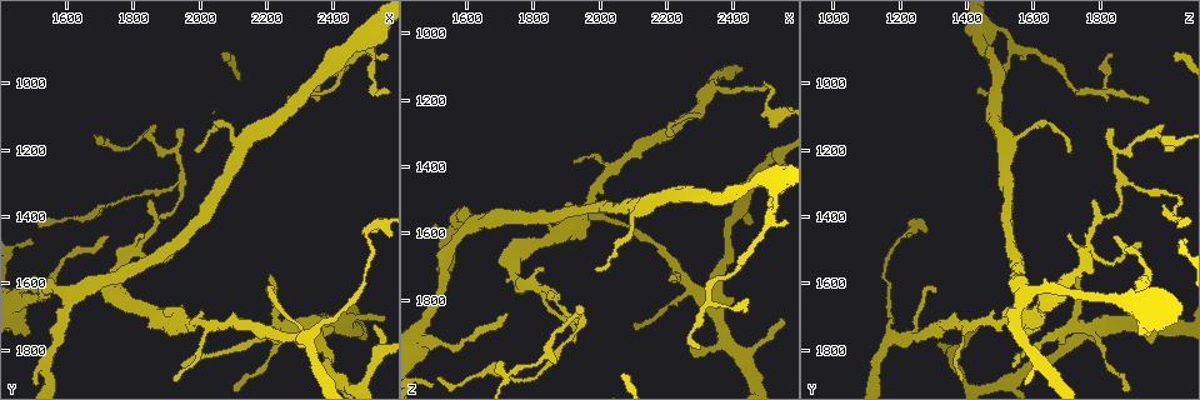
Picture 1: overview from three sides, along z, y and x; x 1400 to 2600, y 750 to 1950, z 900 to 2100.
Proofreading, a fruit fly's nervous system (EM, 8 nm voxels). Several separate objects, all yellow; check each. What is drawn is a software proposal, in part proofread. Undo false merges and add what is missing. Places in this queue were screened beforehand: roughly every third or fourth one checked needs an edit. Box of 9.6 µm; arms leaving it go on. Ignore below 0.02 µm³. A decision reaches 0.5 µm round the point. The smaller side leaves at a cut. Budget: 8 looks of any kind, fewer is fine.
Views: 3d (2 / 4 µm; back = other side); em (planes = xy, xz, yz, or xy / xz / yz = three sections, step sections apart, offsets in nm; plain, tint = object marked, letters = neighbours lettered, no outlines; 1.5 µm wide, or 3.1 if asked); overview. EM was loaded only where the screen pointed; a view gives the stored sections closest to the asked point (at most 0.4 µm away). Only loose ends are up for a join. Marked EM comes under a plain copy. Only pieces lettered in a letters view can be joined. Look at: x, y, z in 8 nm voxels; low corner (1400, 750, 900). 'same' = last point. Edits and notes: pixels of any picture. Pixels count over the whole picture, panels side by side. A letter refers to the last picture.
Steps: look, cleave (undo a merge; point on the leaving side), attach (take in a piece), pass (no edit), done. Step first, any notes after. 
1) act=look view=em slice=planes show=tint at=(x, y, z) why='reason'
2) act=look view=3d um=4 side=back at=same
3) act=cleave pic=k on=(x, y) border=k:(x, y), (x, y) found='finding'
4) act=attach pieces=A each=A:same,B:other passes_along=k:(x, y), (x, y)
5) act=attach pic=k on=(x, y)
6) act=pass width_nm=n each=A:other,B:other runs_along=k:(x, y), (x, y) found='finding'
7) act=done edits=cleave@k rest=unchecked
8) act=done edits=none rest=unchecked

act=look view=3d um=4 at=(2430, 920, 1840) why='branch stops here'

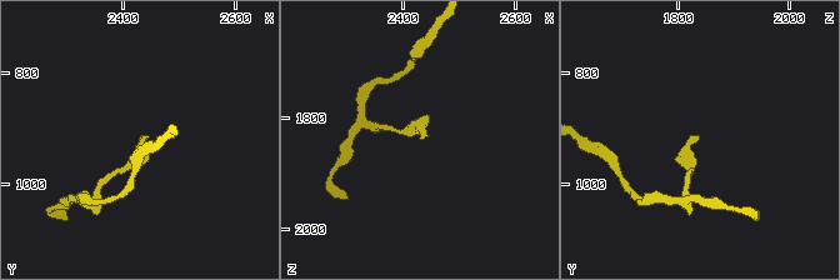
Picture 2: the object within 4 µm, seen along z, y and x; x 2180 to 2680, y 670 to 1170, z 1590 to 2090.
act=look view=em slice=xz step=8 show=tint at=(2435, 915, 1845) why='shape alone is not enough'

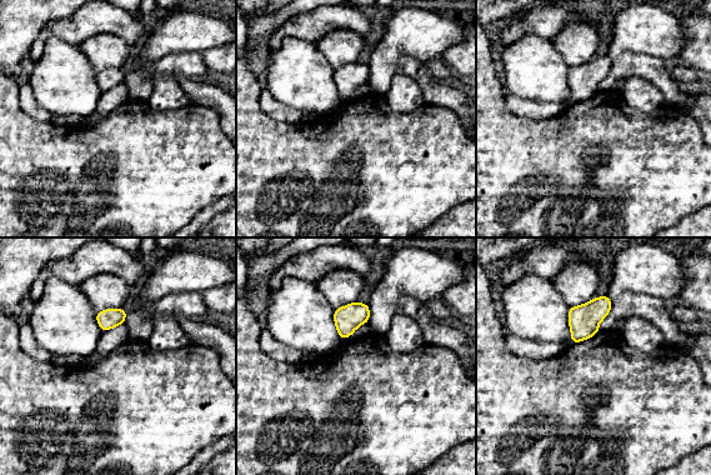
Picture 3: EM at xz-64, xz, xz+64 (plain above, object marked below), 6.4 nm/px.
act=look view=em slice=planes show=letters at=same

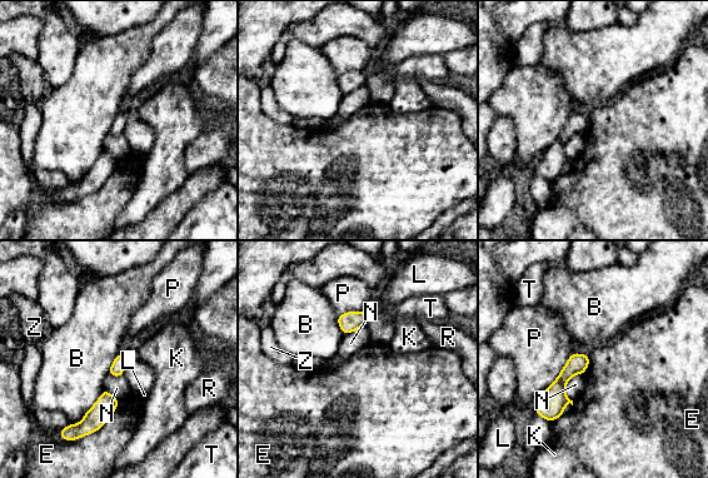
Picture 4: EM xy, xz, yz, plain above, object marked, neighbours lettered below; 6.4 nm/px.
act=pass longest_contact=E:340nm each=B:other,E:other,K:other,L:other,N:other,P:other,R:other,T:other,Z:other border=4:(118, 399), (109, 418), (83, 437) found='none of them fits'

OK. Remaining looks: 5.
act=look view=em slice=yz step=8 show=tint at=(2300, 1060, 1950) why='thin end'

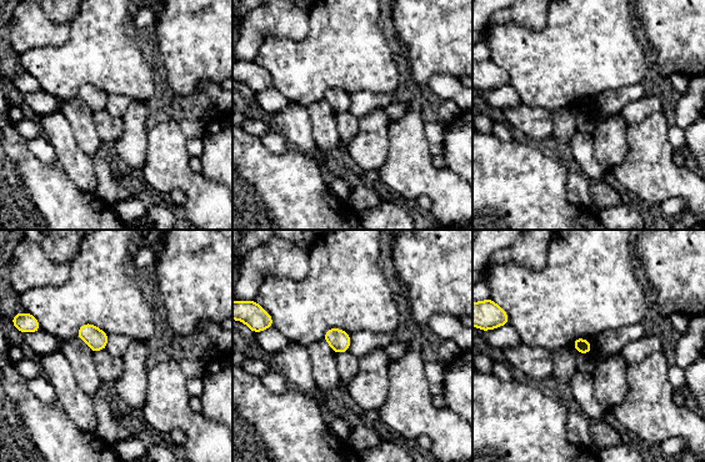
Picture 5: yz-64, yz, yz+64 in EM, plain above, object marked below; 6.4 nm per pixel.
act=look view=em slice=planes show=letters at=same why='another direction'

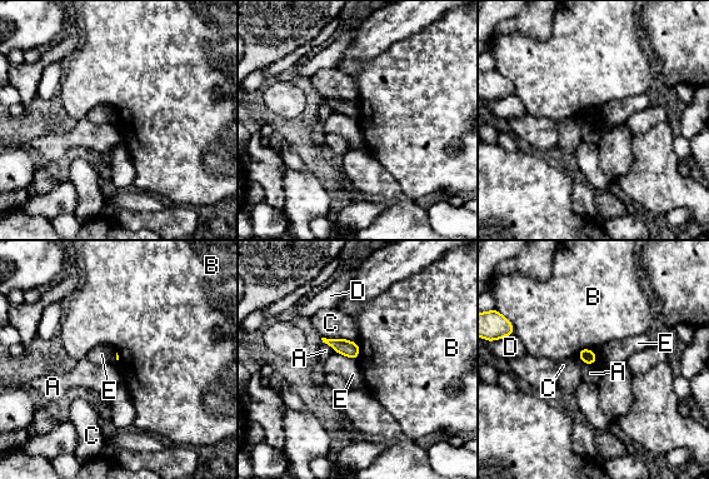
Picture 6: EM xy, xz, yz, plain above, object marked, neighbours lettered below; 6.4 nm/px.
act=pass each=A:other,B:other,C:other,D:other,E:other border=6:(338, 353), (358, 359) found='none of them fits'

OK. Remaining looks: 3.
act=look view=3d um=4 at=(2220, 1570, 1740) why='thin end'

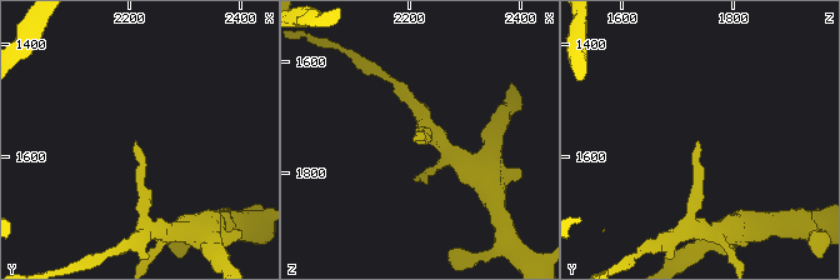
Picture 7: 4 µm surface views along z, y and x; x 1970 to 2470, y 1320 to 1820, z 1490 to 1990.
act=look view=em slice=planes show=letters at=(2210, 1575, 1735) why='need the tissue'

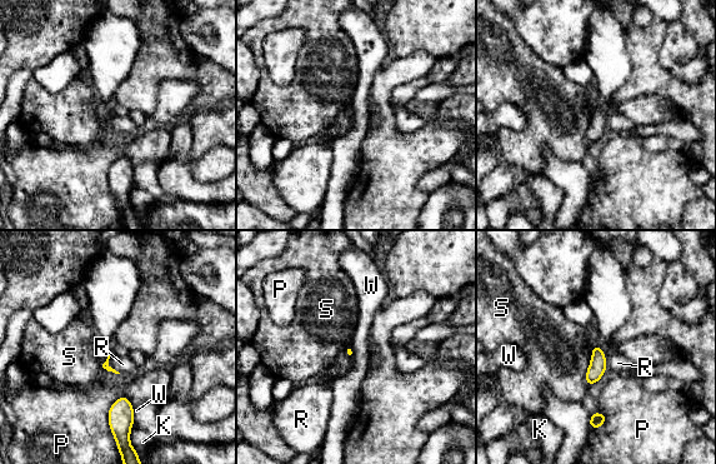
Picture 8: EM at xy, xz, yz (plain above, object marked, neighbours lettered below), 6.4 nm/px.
act=pass each=K:other,P:other,R:other,S:other,W:other border=8:(594, 347), (586, 373), (589, 385) found='no lettered piece goes on from it'

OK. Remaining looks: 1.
act=done edits=none rest=unchecked

